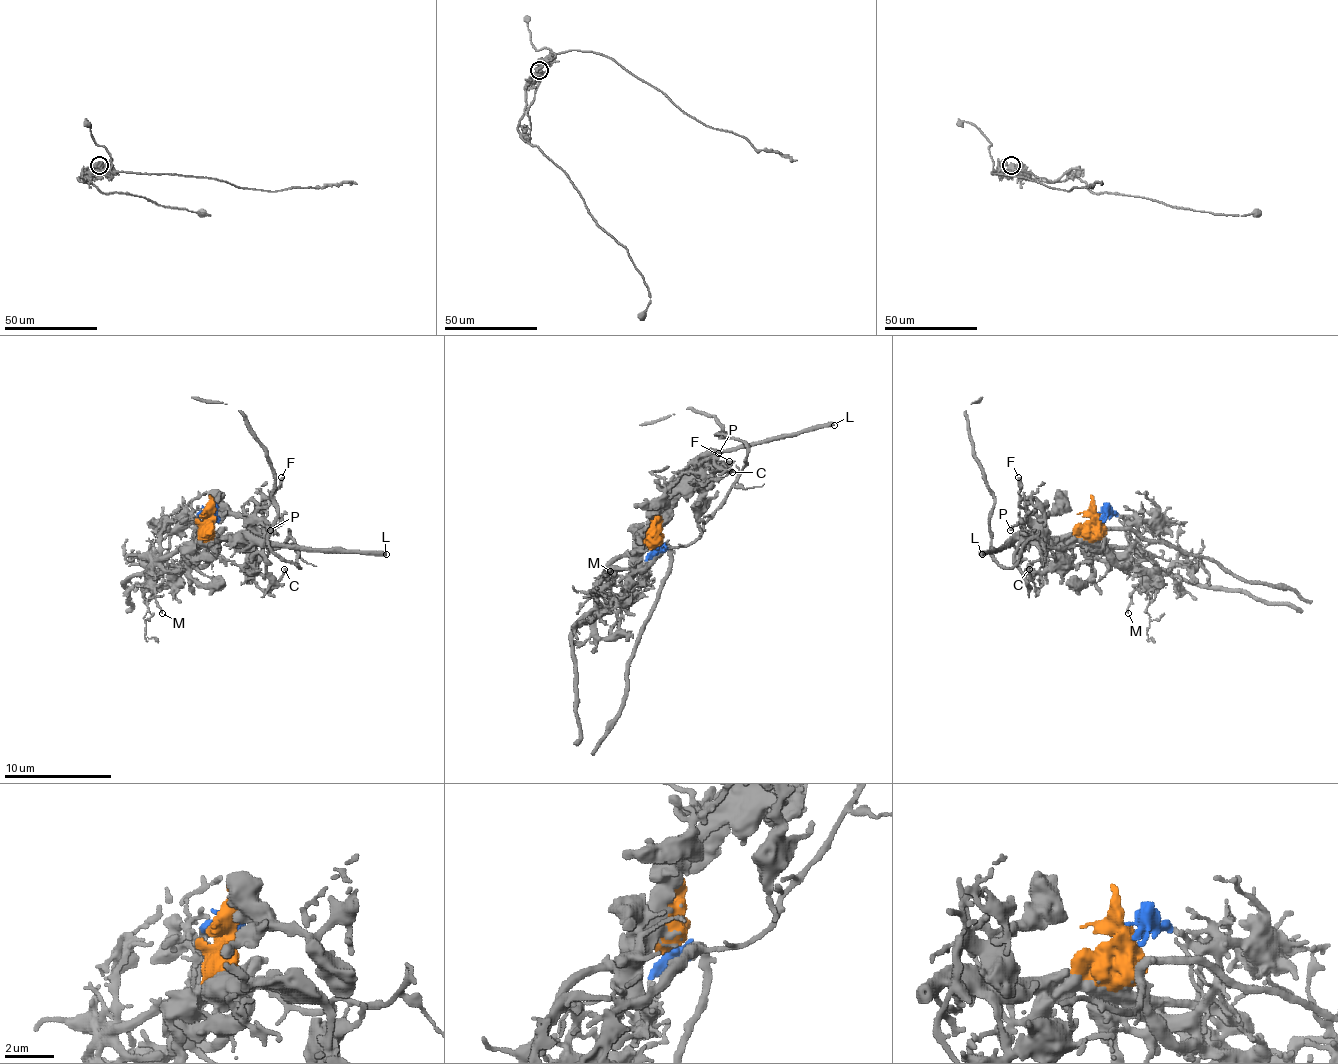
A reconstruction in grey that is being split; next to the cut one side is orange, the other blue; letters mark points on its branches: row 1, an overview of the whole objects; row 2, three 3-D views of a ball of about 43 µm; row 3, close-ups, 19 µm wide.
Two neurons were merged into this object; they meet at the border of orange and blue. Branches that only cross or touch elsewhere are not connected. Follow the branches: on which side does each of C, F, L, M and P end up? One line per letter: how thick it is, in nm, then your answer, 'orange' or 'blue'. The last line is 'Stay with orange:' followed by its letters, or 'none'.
C: 140 nm | orange
F: 220 nm | orange
L: 320 nm | orange
M: 120 nm | blue
P: 190 nm | orange
Stay with orange: C, F, L, P

